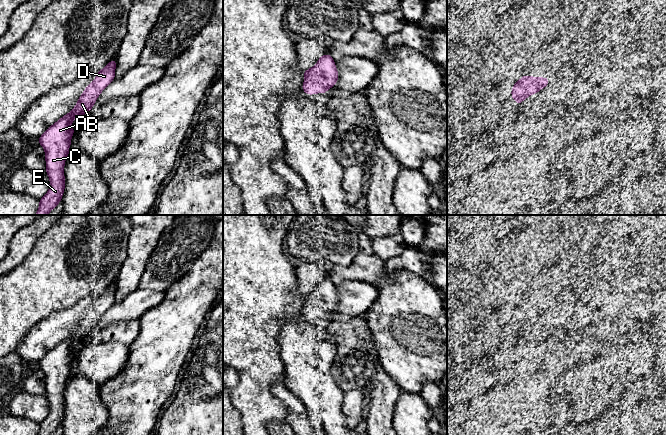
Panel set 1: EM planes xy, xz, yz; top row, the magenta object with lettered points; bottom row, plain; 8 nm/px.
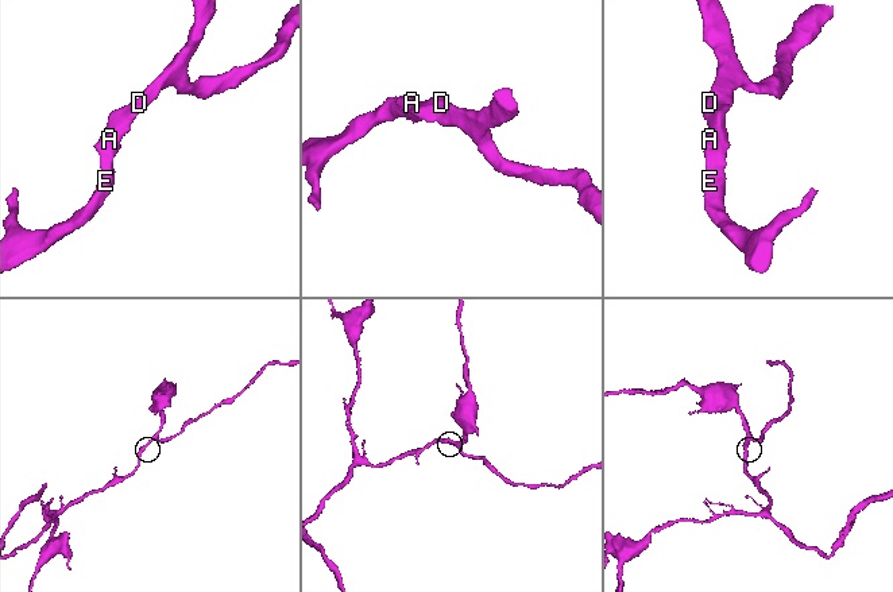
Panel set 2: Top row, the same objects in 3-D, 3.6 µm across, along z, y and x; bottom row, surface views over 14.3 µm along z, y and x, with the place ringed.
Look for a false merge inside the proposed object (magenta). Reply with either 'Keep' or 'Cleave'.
Keep

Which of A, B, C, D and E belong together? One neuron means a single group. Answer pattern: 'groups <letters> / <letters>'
groups A B C D E

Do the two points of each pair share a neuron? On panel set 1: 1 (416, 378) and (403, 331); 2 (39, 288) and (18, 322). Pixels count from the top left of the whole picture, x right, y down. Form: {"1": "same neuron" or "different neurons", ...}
{"1": "same neuron", "2": "same neuron"}

